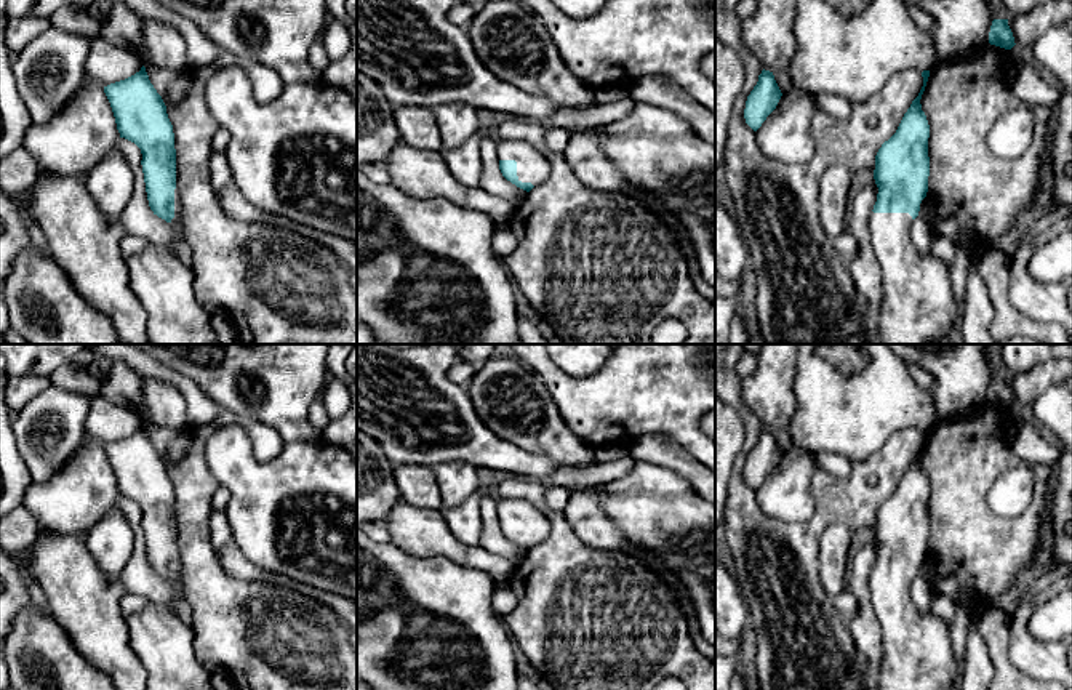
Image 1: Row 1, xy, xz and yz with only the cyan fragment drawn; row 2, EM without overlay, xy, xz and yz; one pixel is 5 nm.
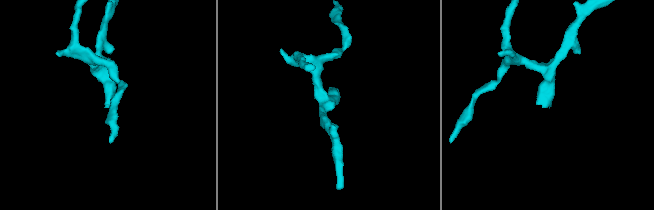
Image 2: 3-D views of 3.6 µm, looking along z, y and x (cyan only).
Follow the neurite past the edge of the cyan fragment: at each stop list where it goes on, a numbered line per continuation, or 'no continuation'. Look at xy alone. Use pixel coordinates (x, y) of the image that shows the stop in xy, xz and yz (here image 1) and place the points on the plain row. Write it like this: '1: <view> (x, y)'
1: xy (175, 581)

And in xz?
1: xz (533, 525)

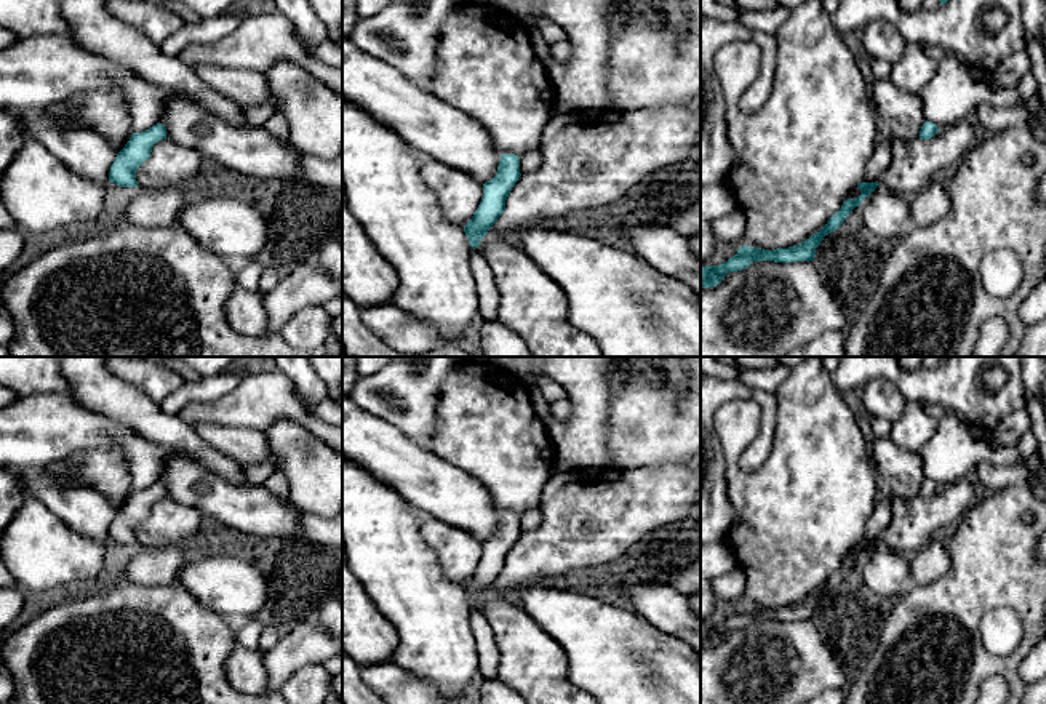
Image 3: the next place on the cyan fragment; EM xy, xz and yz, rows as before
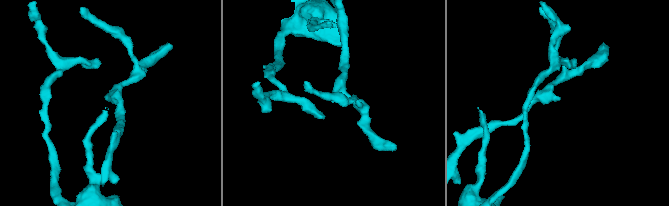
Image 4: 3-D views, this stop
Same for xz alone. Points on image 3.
no continuation

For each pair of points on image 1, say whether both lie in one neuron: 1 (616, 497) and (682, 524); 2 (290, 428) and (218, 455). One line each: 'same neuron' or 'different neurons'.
1: same neuron
2: different neurons

